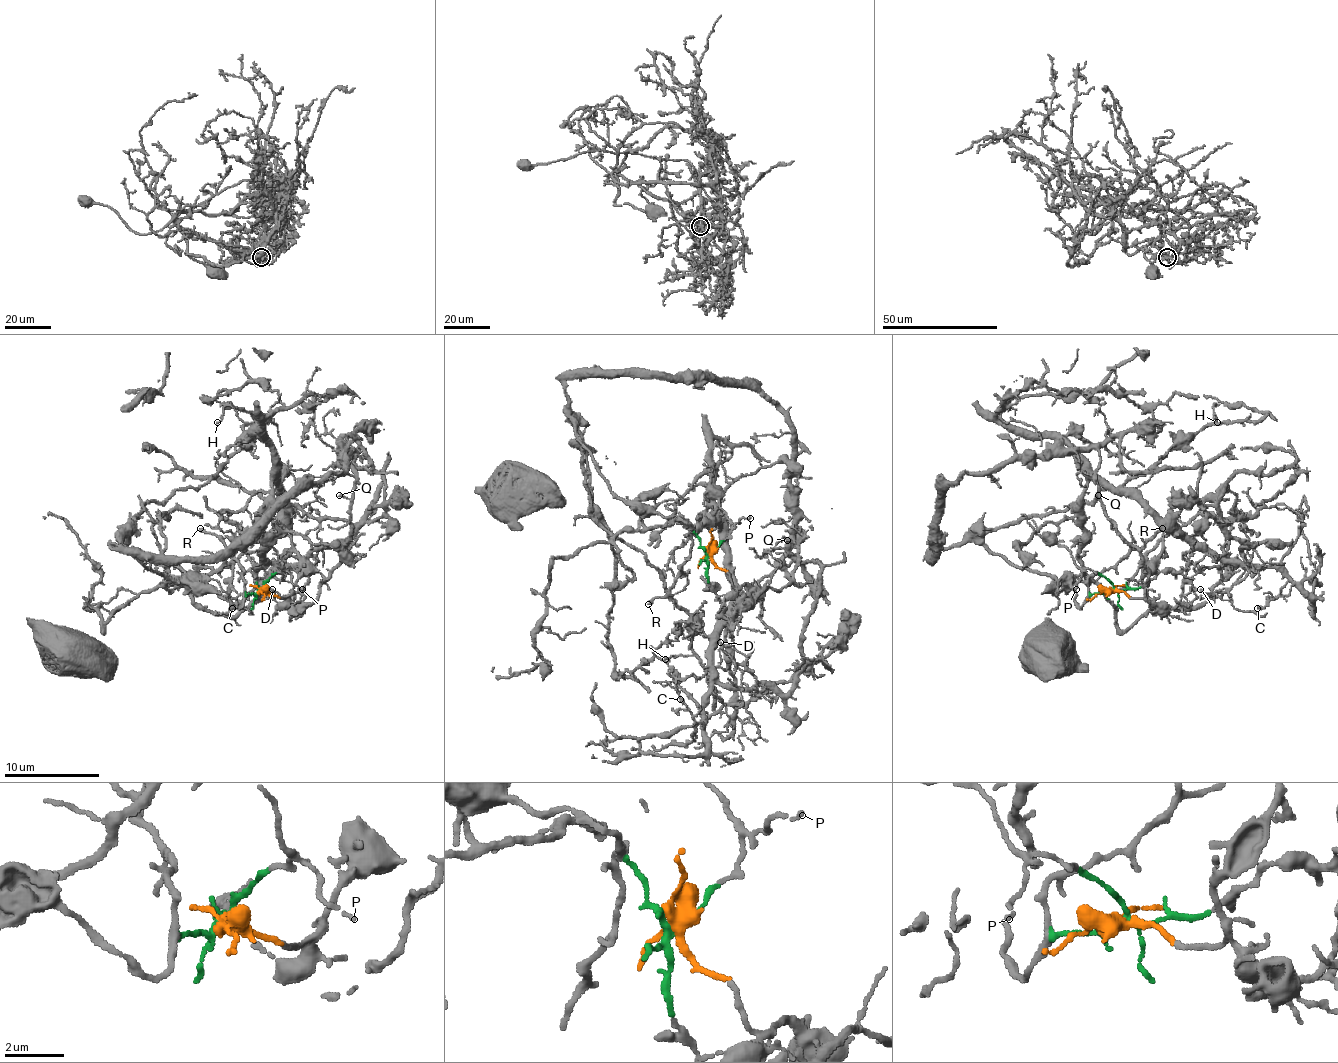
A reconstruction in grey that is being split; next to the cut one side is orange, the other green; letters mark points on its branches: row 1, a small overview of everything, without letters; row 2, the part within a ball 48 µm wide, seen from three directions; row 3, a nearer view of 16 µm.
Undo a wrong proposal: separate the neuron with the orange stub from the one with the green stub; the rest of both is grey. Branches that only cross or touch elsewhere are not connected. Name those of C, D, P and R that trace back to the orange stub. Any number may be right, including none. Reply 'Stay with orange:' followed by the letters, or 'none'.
Stay with orange: C, D

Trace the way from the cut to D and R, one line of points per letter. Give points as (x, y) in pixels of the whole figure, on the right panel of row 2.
D: (1111, 590), (1144, 594), (1147, 566), (1166, 532), (1245, 563), (1247, 571), (1226, 592), (1211, 597), (1199, 590)
R: (1111, 590), (1092, 594), (1087, 580), (1116, 566), (1132, 549), (1140, 549), (1161, 528)

